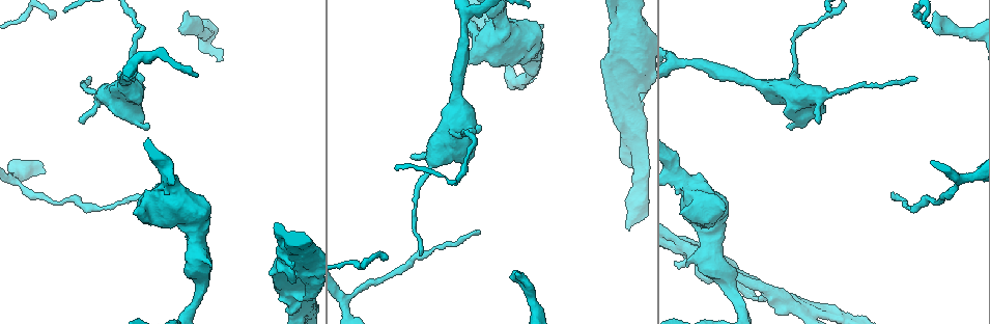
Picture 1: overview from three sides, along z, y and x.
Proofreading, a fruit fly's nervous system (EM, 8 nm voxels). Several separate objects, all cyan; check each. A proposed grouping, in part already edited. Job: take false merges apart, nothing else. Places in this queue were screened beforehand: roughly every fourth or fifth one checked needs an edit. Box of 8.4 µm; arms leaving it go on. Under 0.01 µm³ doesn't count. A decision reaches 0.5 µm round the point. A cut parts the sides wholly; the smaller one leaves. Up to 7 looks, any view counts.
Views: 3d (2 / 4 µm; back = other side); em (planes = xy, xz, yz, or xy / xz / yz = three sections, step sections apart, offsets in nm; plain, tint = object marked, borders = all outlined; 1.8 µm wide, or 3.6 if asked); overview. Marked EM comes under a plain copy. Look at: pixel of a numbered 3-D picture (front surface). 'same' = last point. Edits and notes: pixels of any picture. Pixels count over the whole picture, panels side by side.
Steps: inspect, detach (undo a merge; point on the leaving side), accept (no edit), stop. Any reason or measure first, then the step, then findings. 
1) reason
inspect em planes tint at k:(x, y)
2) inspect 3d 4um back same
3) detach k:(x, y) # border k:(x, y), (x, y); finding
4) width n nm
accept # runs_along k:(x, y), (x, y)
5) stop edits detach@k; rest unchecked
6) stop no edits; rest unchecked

abrupt turn
inspect em planes tint at 1:(523, 281)

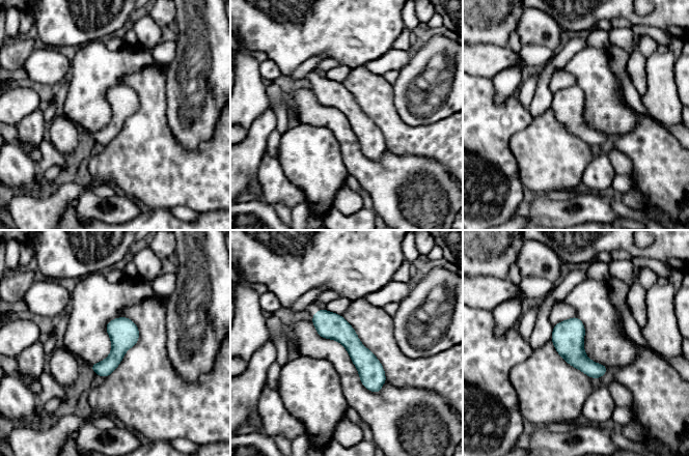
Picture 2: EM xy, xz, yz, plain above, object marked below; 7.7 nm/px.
width 180 nm
accept # runs_along 2:(321, 312), (364, 360), (376, 390); one cell here

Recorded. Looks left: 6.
inspect 3d 4um at 1:(679, 63)

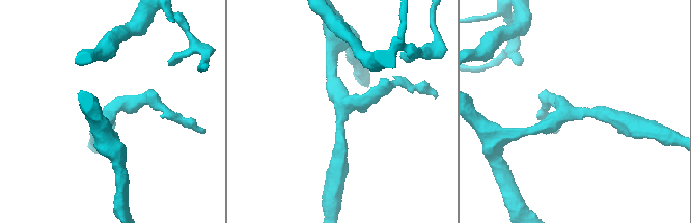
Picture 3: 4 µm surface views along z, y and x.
now the EM
inspect em 3.6um yz step 8 tint at 3:(111, 112)

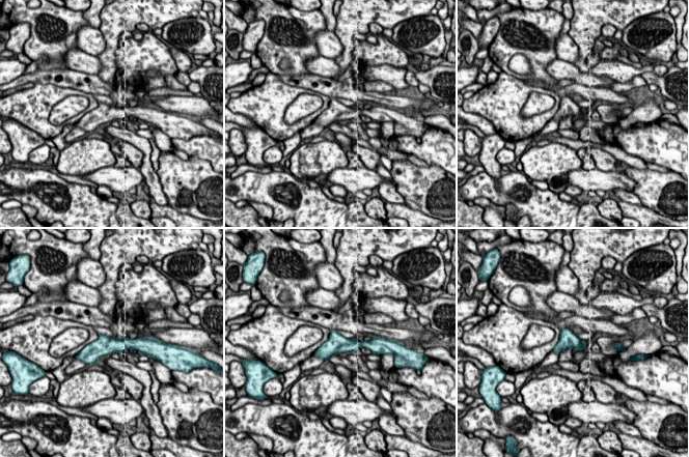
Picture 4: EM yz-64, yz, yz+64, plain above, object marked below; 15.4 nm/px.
inspect em 3.6um planes tint same

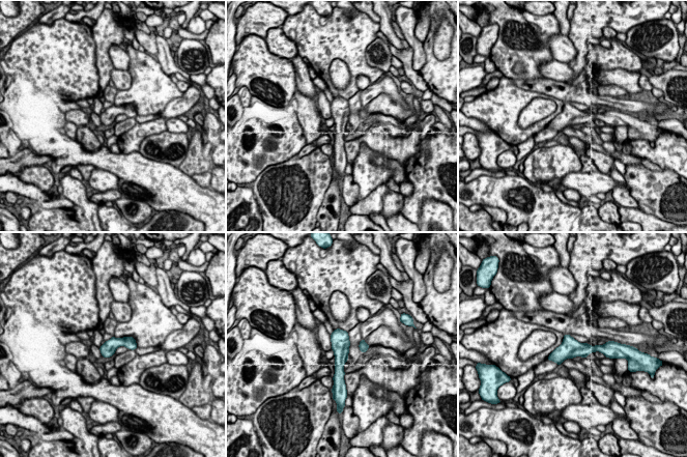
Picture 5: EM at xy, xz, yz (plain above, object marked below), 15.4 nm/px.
width 220 nm
accept # runs_along 5:(604, 347), (567, 349), (551, 358); one cell here

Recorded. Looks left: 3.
abrupt turn
inspect em 3.6um planes tint at 1:(796, 64)

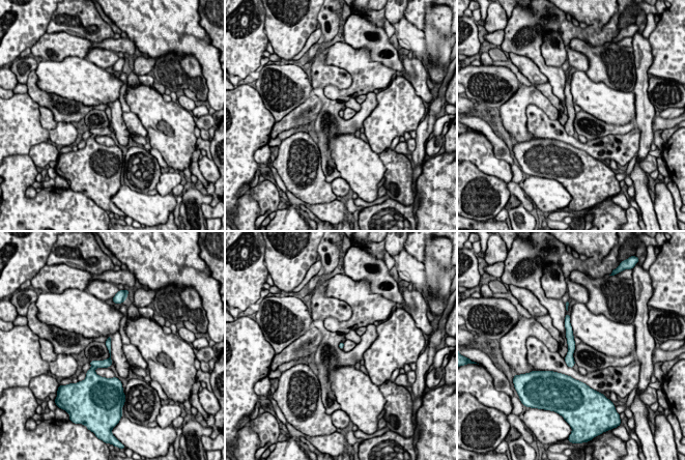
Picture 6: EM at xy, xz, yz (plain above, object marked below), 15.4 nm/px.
accept # runs_along 6:(567, 318), (571, 365); all the same cell

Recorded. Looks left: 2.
stop no edits; rest unchecked

